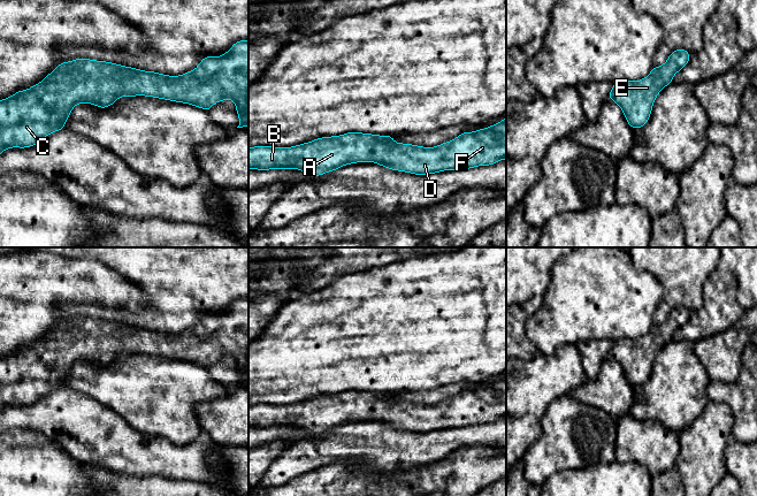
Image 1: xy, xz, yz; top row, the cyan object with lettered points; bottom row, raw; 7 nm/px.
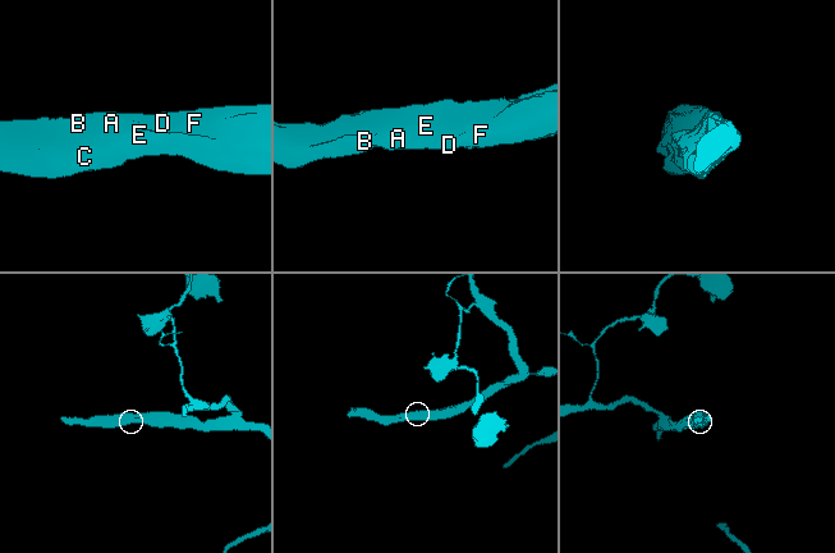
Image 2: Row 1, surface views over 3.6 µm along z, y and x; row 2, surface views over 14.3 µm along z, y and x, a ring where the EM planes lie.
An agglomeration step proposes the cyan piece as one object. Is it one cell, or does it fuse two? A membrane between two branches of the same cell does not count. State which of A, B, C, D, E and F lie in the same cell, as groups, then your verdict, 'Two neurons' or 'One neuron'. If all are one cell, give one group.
Groups: A B C D E F. One neuron

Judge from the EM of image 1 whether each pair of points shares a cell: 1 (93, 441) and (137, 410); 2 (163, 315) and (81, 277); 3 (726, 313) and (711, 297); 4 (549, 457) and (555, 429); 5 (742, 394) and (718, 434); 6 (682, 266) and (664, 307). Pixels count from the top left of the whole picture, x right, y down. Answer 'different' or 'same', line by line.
1: different
2: different
3: same
4: same
5: different
6: same

